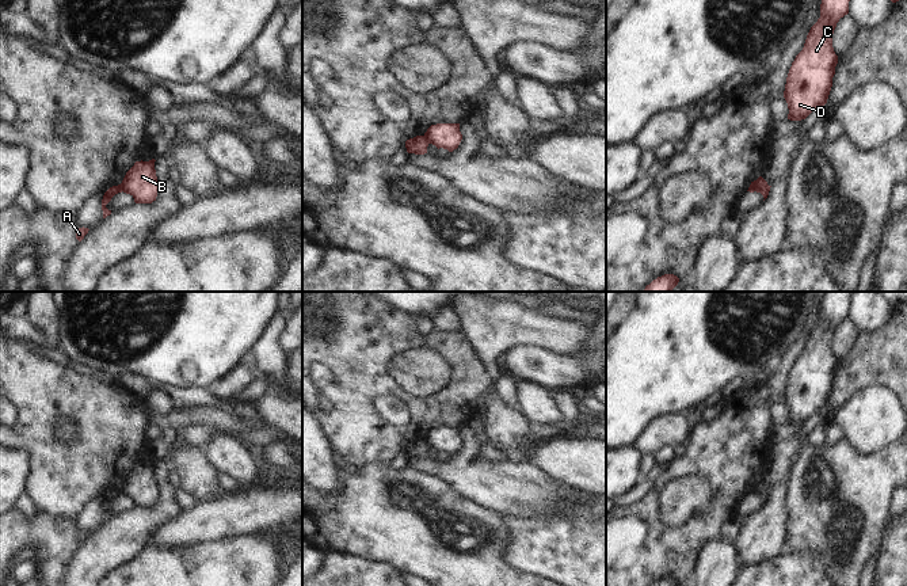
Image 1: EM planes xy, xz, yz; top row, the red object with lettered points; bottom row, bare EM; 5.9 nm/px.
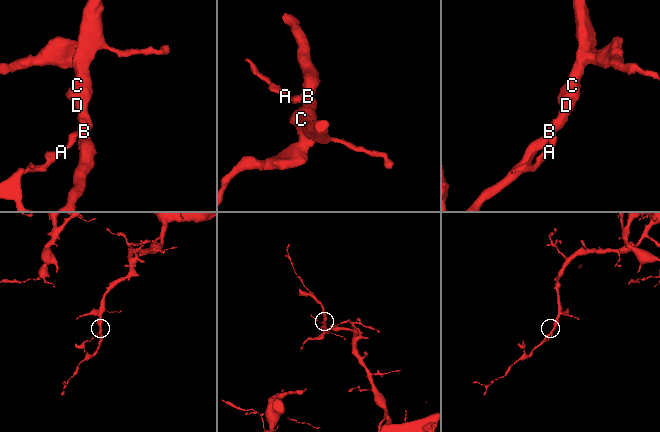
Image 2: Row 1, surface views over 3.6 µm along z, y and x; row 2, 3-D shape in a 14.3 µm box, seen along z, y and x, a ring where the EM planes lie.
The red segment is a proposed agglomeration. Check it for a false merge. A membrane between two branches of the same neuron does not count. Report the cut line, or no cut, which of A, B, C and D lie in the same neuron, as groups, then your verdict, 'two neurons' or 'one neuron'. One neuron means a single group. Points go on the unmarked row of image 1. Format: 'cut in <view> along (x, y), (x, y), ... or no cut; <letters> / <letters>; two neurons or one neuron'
cut in xz along (425, 438), (430, 446); A / B C D; two neurons

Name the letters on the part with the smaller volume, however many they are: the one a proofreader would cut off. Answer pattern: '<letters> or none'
A.

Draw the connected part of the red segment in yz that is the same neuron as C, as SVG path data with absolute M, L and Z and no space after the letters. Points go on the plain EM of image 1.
M823 292L820 321L811 331L803 354L789 373L784 402L788 423L805 423L813 414L827 407L838 359L832 351L832 338L841 321L849 317L854 292Z

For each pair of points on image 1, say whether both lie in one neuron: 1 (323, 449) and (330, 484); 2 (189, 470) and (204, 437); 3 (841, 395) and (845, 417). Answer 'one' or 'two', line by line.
1: one
2: two
3: two

